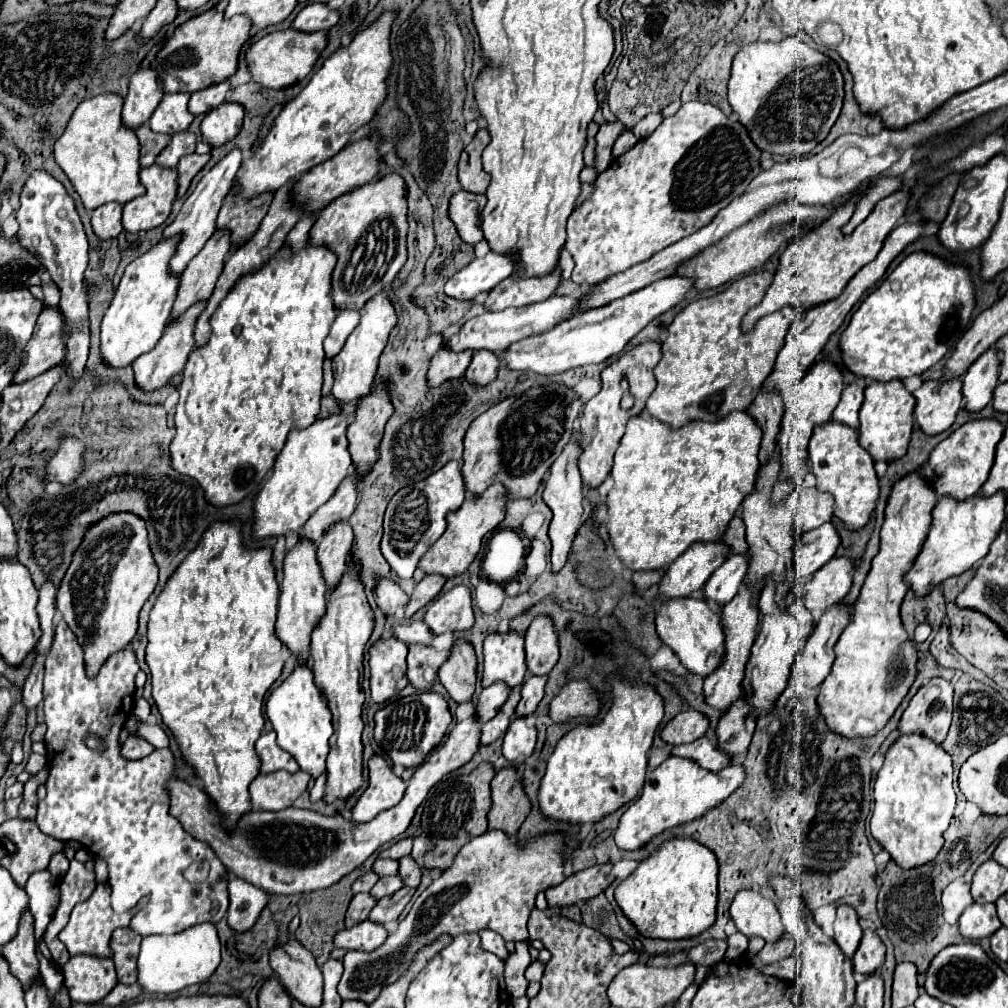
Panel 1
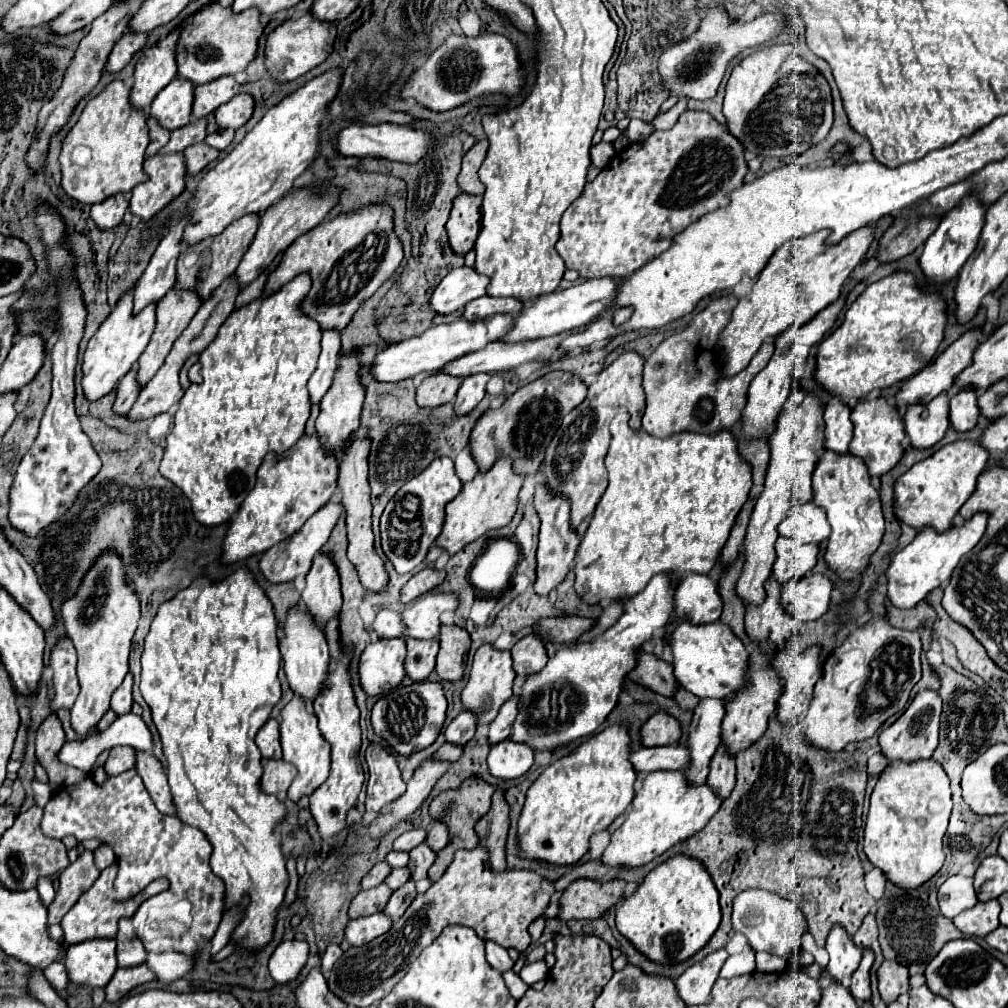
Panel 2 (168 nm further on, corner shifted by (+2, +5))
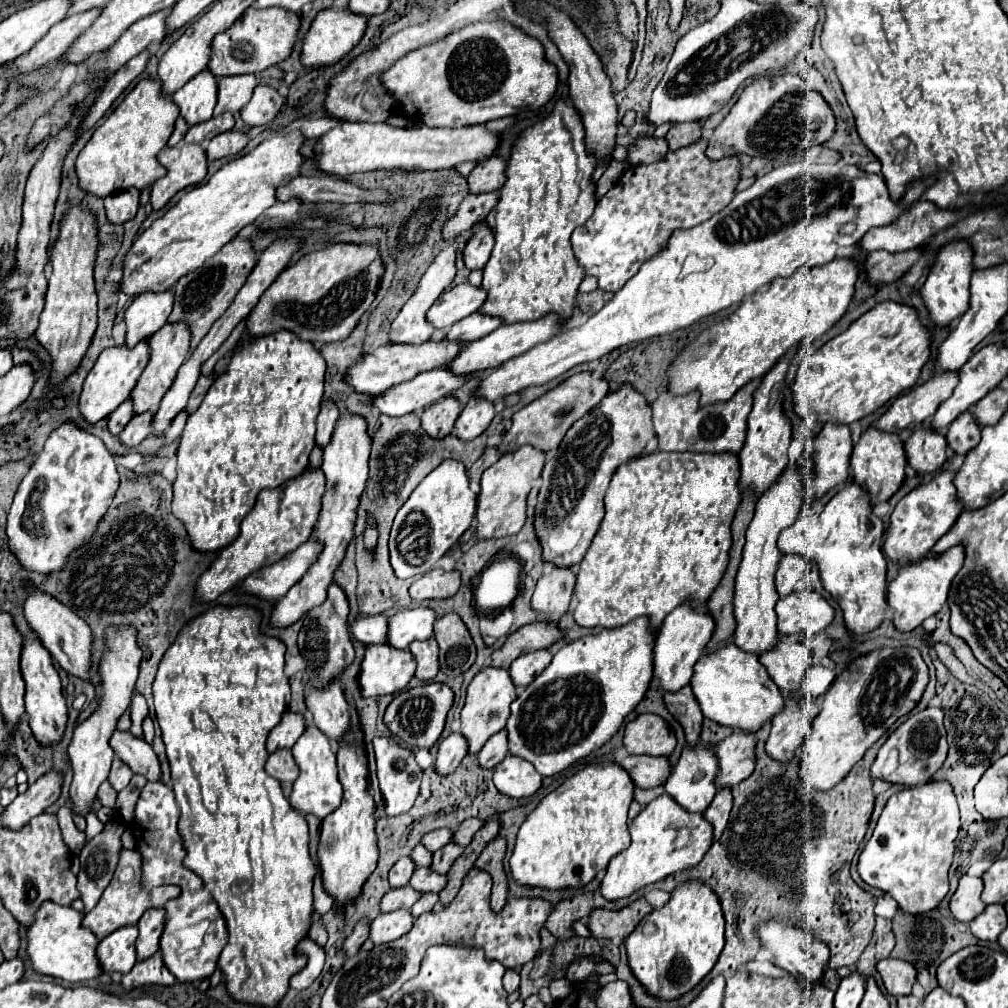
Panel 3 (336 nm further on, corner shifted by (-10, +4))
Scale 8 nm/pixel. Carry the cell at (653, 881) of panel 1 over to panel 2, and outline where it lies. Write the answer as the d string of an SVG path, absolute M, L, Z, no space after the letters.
M677 855L653 869L637 891L615 909L615 923L629 943L659 965L677 965L701 951L721 923L719 893L697 859Z

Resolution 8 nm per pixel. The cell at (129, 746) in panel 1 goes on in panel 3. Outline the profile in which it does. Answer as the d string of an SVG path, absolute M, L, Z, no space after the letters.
M113 758L113 766L111 766L111 772L109 772L109 782L111 782L111 786L117 790L117 792L121 792L127 784L129 784L129 780L133 778L133 772L131 772L131 768L121 760L121 758Z

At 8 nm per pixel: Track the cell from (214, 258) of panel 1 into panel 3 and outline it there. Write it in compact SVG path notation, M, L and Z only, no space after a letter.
M167 322L163 328L159 328L151 336L149 364L145 366L137 386L131 392L131 398L135 402L135 414L141 414L145 410L157 410L157 404L161 402L161 396L165 396L165 392L171 388L179 366L185 362L189 346L191 346L191 330L189 330L189 324L185 324L185 322L181 322L181 324L179 322L173 322L173 324Z

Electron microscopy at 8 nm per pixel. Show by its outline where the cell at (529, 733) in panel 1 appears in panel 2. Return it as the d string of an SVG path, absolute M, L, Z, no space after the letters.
M505 739L491 747L487 765L489 765L489 773L497 779L503 781L519 779L533 765L533 751L525 743L513 743Z

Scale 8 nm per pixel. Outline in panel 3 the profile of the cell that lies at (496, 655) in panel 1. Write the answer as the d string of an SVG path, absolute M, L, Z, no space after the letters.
M487 666L487 668L483 668L483 670L473 678L473 682L471 682L469 688L467 688L465 706L463 706L463 710L461 710L461 720L463 720L461 734L469 740L469 752L479 752L479 748L481 748L495 732L499 732L501 728L505 728L507 718L509 718L509 706L511 706L511 702L513 702L515 698L517 698L515 684L513 684L513 680L511 680L507 668Z

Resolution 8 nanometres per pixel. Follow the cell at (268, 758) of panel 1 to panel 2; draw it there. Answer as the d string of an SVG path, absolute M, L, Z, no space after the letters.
M269 719L257 733L255 743L263 757L267 759L281 759L281 745L279 745L279 721Z

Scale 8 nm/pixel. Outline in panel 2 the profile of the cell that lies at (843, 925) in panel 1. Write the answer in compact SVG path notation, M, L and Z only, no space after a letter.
M839 925L831 929L825 949L831 957L827 965L827 975L831 975L837 983L847 983L861 961L861 949L855 947L851 937Z

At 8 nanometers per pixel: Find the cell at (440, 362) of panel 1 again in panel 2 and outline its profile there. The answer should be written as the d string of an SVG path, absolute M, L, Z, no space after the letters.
M429 375L417 387L417 405L423 409L441 407L455 399L461 379L451 375Z

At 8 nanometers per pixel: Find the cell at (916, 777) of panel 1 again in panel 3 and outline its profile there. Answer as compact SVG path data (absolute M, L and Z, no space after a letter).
M931 780L895 792L859 856L859 874L867 884L889 892L901 910L913 914L929 912L949 892L947 872L953 862L957 832L959 808L953 786L947 780Z

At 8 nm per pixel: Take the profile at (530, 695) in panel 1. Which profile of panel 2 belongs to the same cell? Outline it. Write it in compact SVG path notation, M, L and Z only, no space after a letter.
M511 697L511 699L501 707L501 711L497 713L497 717L489 723L489 733L487 733L487 743L489 743L489 745L497 745L497 743L501 743L503 739L509 737L515 715L517 715L517 699Z

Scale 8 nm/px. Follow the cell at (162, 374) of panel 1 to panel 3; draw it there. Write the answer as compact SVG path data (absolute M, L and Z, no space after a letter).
M127 398L127 400L125 400L123 404L119 404L119 408L109 416L109 430L111 430L113 434L119 434L131 418L133 418L133 400Z

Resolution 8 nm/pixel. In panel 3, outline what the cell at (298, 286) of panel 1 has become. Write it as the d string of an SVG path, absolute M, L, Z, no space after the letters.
M285 328L265 336L251 336L251 340L243 340L235 348L227 370L213 380L197 412L189 414L177 448L173 514L185 520L195 548L205 552L231 544L239 536L239 524L251 512L257 494L265 488L277 488L305 470L315 446L315 418L323 400L325 368L321 352Z

